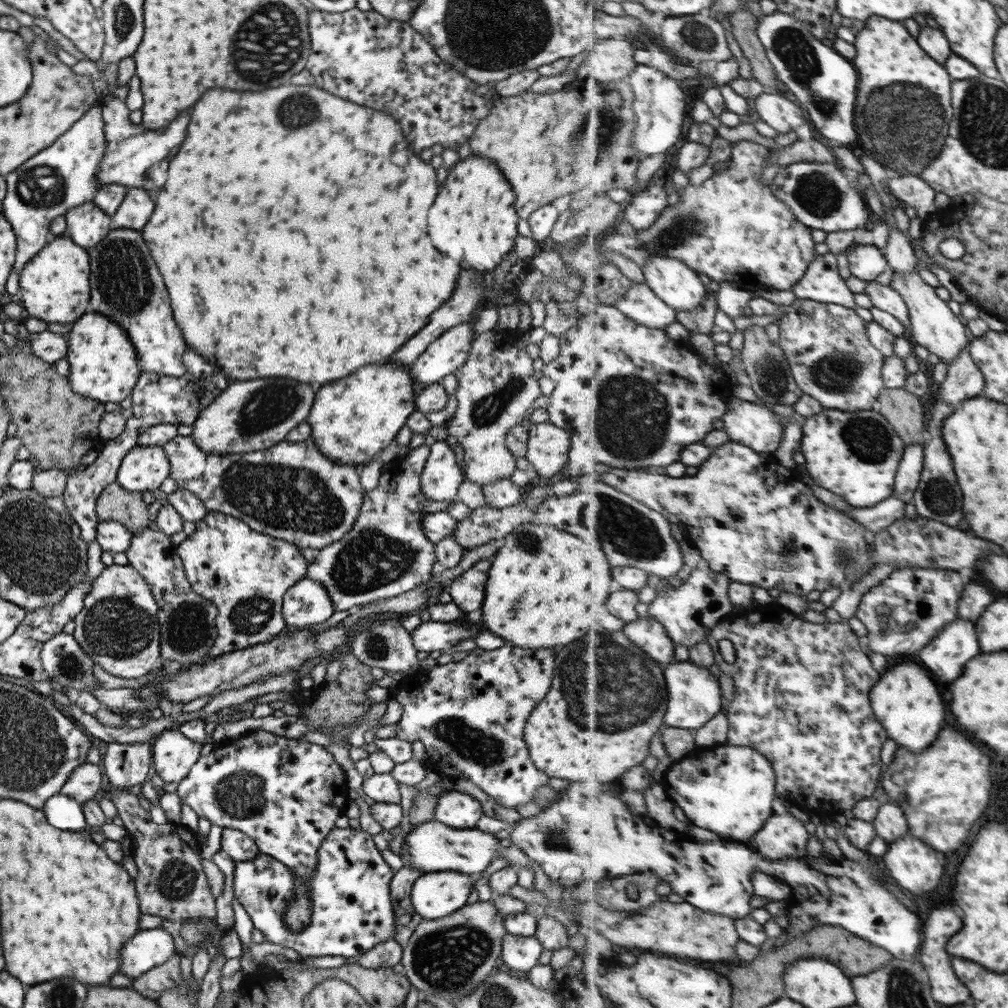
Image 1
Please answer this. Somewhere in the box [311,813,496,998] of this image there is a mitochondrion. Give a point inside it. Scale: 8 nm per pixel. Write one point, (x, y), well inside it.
(447, 958)

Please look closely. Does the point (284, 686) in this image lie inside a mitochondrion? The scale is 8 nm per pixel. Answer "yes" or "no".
no

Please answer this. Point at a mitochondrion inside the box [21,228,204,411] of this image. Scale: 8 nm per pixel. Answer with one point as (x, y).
(125, 280)

